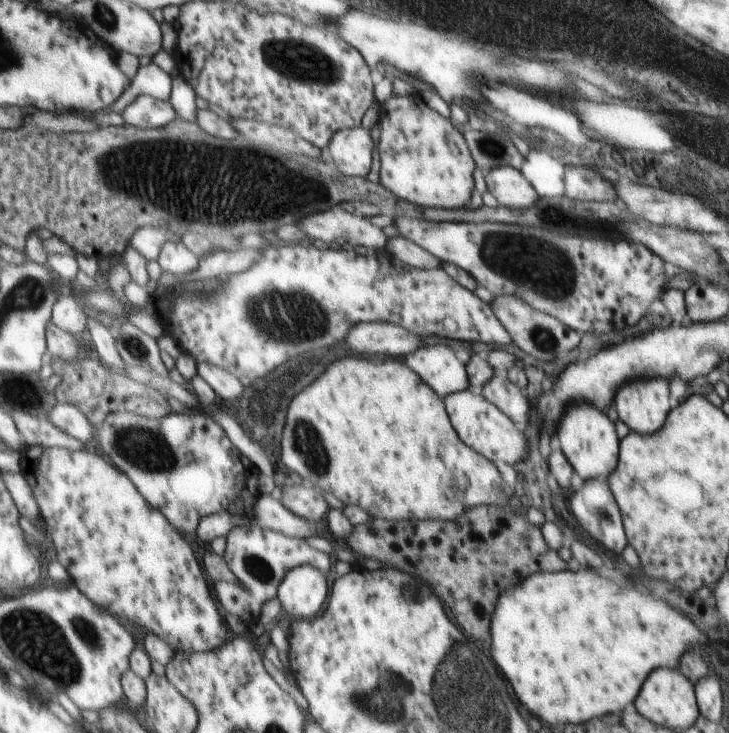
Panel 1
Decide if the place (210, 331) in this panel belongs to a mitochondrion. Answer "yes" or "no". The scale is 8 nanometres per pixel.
no

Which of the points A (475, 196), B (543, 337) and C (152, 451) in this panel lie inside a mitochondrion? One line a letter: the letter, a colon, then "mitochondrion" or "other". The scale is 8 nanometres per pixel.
A: other
B: mitochondrion
C: mitochondrion

